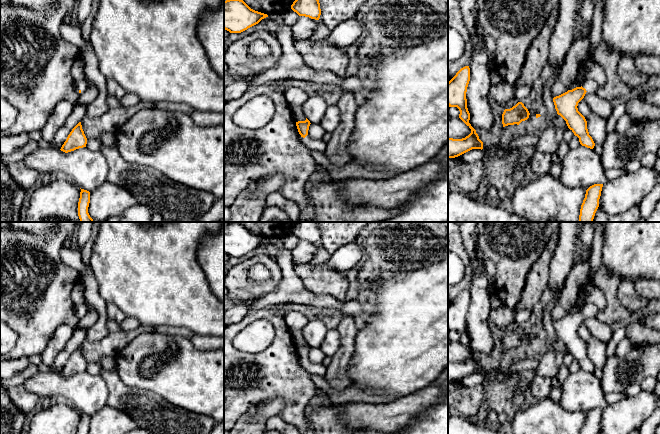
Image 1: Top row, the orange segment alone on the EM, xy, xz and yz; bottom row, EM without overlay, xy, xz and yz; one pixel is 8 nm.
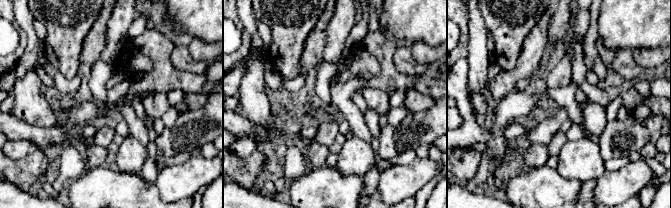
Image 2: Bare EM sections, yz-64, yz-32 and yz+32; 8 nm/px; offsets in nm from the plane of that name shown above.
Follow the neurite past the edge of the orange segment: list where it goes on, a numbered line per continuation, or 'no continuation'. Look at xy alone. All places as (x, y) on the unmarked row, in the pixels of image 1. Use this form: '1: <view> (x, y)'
1: xy (82, 308)

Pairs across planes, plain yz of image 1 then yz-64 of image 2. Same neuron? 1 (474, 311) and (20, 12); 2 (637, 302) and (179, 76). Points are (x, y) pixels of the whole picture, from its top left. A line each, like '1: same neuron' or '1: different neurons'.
1: different neurons
2: different neurons

